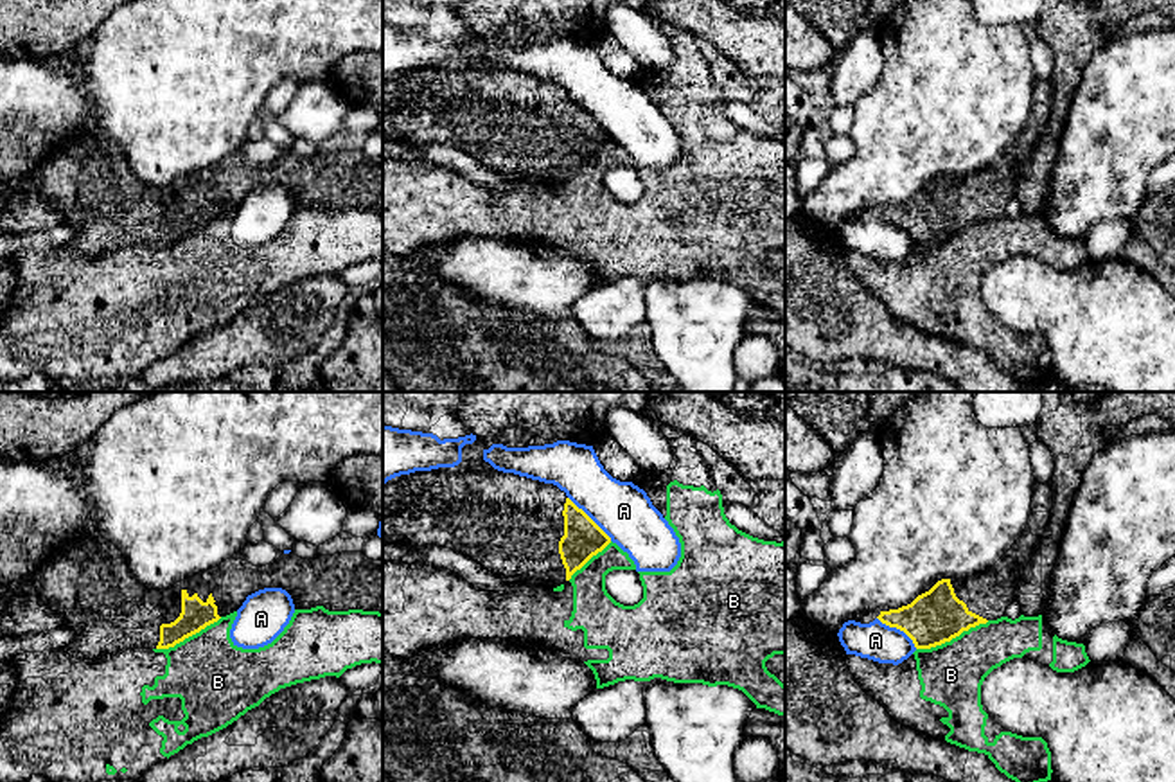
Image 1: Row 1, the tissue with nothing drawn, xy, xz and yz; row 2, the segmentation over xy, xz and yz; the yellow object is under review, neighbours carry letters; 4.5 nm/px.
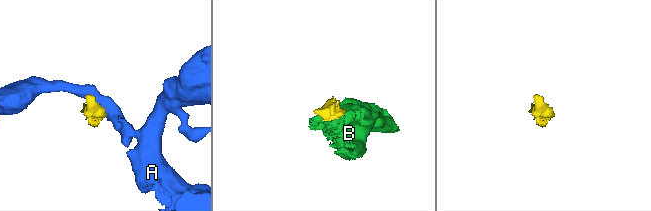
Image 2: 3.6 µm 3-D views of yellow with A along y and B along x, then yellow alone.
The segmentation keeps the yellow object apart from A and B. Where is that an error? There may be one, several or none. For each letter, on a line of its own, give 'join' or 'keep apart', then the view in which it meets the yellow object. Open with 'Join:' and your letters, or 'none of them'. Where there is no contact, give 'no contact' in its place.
Join: none of them
A: keep apart; meets yellow in xz
B: keep apart; meets yellow in yz

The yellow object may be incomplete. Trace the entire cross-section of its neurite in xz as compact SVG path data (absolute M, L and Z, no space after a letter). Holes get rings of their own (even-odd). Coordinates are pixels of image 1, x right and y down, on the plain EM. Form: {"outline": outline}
{"outline": "M438 65L401 72L417 95L411 106L383 115L383 133L404 133L419 144L456 147L485 167L521 180L557 185L571 176L611 135L564 88L498 67Z"}

